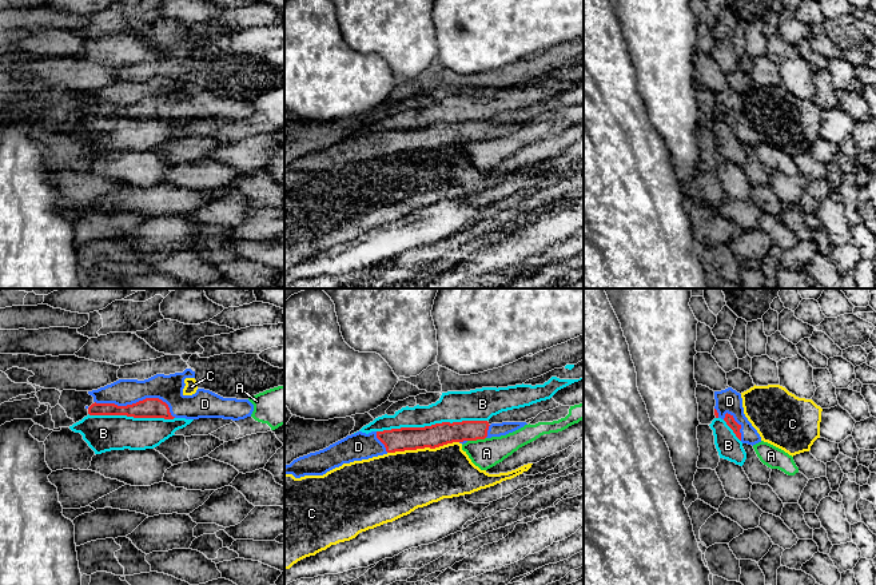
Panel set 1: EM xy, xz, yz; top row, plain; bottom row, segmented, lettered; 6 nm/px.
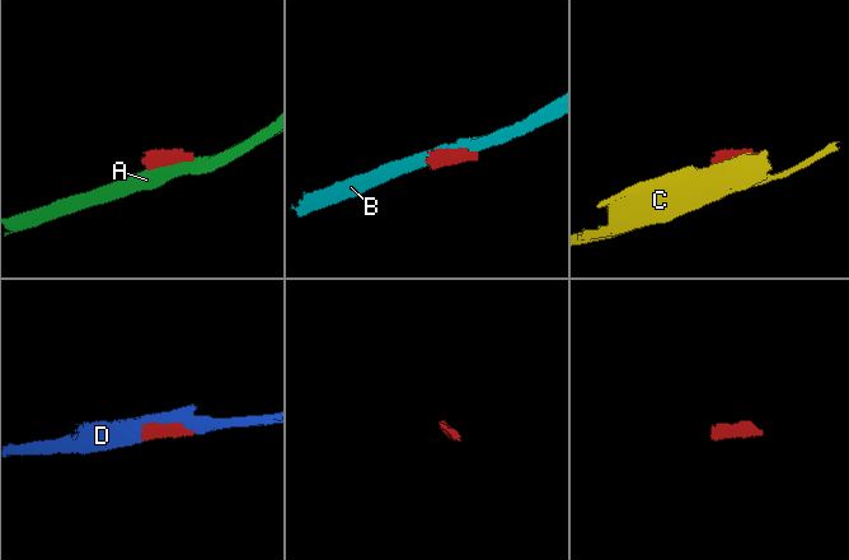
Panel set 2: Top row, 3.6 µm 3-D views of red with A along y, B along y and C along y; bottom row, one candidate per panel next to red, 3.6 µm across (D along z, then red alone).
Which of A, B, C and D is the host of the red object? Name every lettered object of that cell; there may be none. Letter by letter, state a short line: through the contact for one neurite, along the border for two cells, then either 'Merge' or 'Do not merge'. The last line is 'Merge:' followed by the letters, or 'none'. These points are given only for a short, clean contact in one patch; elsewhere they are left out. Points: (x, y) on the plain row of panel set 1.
A: Do not merge
B: Do not merge
C: Line: xz (458, 142), (434, 148), (405, 150), (387, 154). Do not merge
D: Merge
Merge: D

